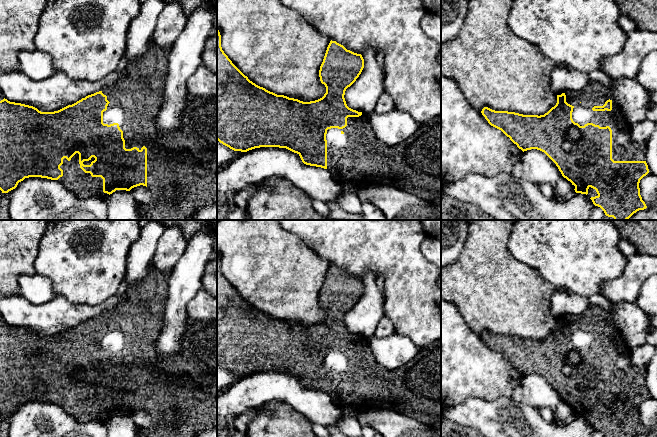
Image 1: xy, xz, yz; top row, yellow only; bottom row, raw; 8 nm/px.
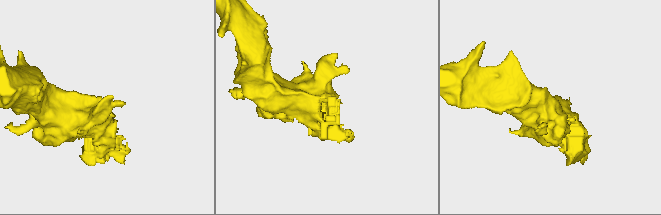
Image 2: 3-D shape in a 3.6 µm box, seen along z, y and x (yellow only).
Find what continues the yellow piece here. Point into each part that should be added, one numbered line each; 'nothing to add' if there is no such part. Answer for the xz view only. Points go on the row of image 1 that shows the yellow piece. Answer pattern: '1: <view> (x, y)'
1: xz (414, 165)

